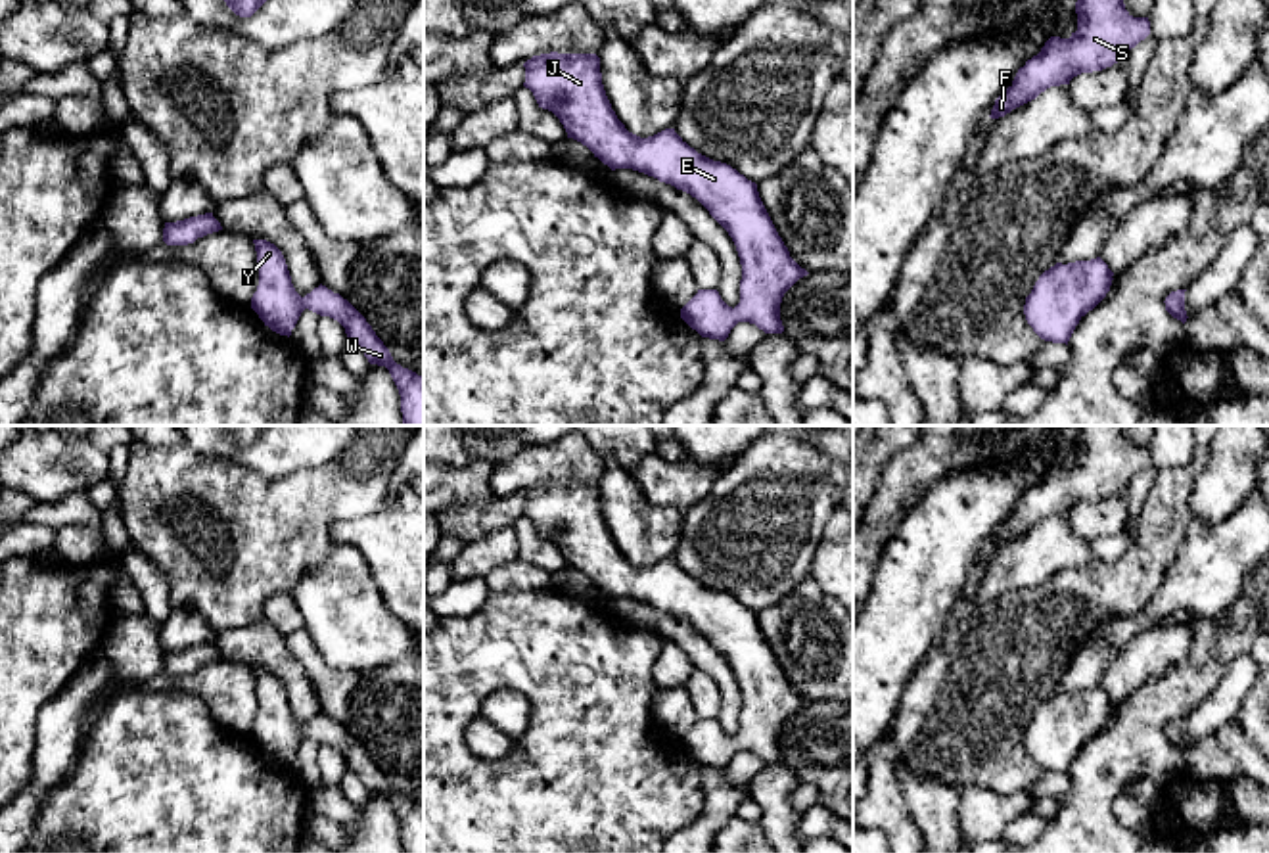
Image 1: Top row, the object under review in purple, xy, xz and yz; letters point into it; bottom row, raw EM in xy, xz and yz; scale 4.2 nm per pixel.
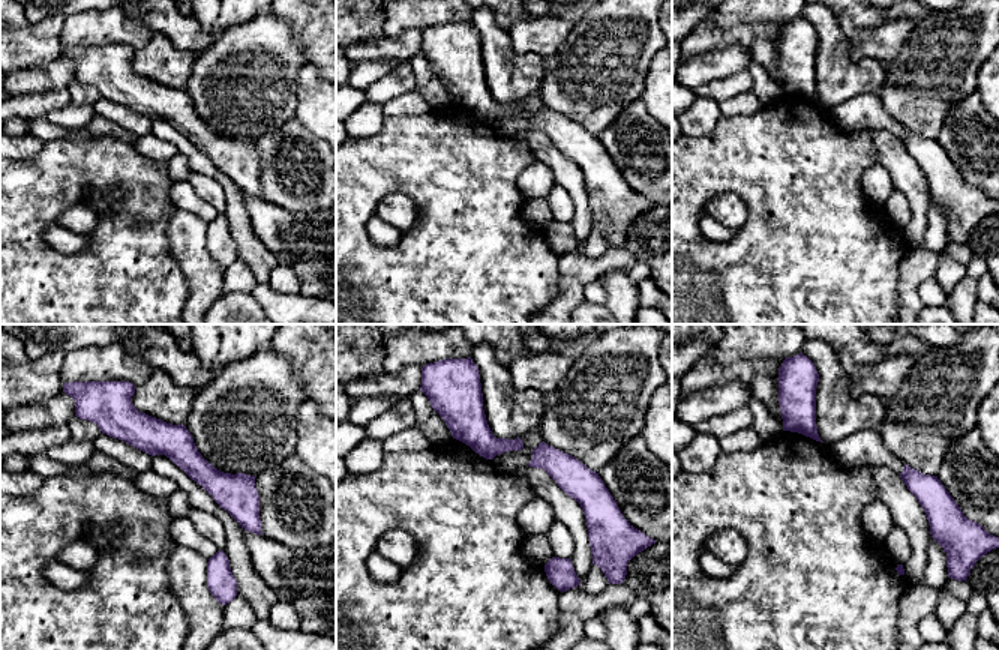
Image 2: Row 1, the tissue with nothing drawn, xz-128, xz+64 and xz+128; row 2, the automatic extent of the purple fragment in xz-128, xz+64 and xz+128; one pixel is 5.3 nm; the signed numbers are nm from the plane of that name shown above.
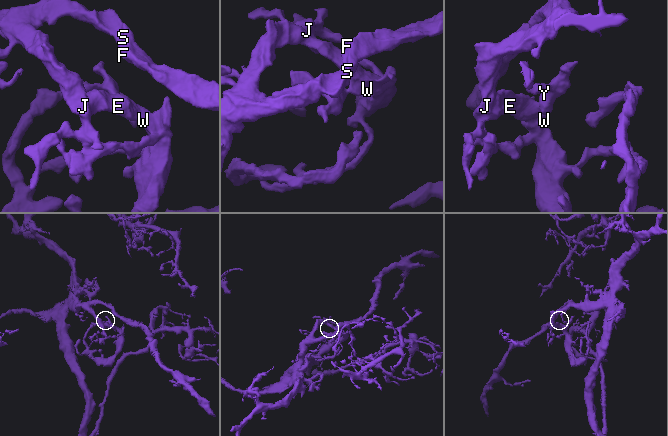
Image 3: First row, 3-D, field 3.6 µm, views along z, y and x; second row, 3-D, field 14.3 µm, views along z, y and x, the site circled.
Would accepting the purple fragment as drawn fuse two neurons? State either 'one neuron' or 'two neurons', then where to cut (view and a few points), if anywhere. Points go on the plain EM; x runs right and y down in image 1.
one neuron; cut none

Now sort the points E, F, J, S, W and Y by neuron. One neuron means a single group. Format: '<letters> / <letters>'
E F J S W Y

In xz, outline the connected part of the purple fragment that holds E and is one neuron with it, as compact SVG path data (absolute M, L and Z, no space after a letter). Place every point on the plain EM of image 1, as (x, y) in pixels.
M541 483L523 493L525 512L539 537L552 541L564 554L567 567L587 575L611 600L633 598L659 611L671 613L696 627L709 644L732 667L740 694L740 732L728 736L717 719L698 719L681 738L681 748L702 767L725 771L738 751L755 753L765 763L782 763L780 732L784 723L809 702L792 686L778 665L761 627L757 613L748 610L727 592L713 590L690 577L675 558L665 558L654 565L640 567L625 558L606 525L596 483Z

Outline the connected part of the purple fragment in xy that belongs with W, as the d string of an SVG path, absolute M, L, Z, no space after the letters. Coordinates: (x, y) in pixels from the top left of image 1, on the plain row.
M253 669L259 696L259 715L251 738L272 761L291 765L305 738L337 749L370 794L385 795L401 824L403 853L424 853L424 805L397 794L366 748L339 723L326 715L301 726L293 713L282 680L266 671Z

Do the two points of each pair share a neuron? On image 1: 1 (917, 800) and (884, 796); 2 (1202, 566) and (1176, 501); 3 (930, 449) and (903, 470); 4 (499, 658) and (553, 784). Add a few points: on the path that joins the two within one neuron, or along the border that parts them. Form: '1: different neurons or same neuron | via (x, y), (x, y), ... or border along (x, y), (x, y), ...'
1: different neurons | border along (894, 763), (905, 804), (921, 832)
2: different neurons | border along (1193, 518), (1170, 568)
3: same neuron | via (924, 455), (909, 470)
4: same neuron | via (531, 685), (553, 706), (553, 752)

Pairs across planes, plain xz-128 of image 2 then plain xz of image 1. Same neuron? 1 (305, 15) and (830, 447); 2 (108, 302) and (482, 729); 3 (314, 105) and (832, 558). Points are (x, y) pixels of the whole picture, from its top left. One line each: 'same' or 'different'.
1: same
2: different
3: same

